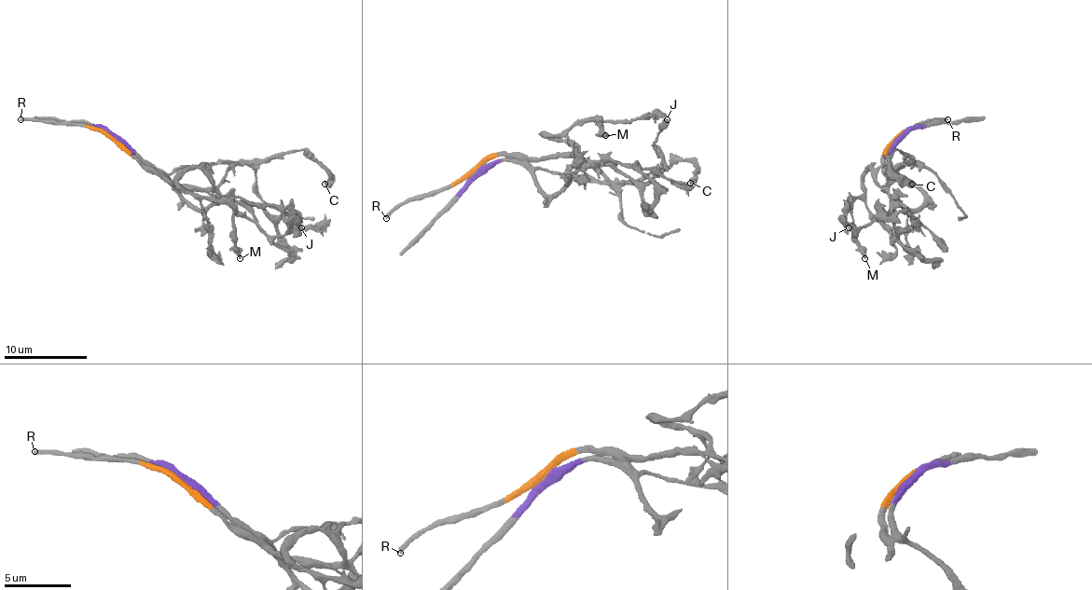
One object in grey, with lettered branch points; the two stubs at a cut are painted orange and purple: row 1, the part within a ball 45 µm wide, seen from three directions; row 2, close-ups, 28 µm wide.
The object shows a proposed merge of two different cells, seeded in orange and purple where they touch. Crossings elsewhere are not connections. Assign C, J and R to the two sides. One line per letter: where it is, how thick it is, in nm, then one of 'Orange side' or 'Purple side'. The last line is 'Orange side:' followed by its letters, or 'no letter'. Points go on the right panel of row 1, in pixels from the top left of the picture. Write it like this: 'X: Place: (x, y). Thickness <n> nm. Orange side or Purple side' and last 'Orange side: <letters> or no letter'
C: Place: (912, 184). Thickness 500 nm. Purple side
J: Place: (849, 227). Thickness 600 nm. Purple side
R: Place: (947, 119). Thickness 280 nm. Orange side
Orange side: R

